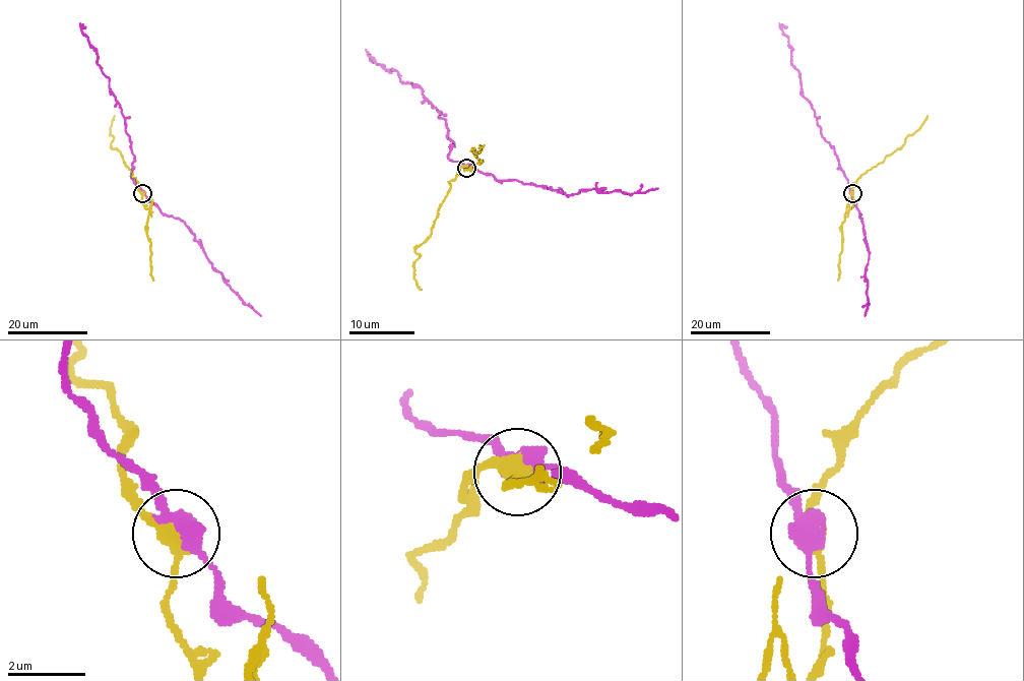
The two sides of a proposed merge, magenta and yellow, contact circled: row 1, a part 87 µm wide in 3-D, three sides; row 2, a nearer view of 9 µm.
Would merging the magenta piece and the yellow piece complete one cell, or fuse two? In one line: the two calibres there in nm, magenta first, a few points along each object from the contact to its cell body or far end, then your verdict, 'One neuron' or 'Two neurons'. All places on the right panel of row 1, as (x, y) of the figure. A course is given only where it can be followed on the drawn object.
Thickness 480 nm (magenta) against 380 nm. Course of magenta: (852, 193), (834, 148), (820, 131), (812, 106), (802, 94), (788, 38), (781, 29), (782, 25), (786, 27). Course of yellow: (852, 193), (857, 180), (902, 144), (926, 115). Two neurons

